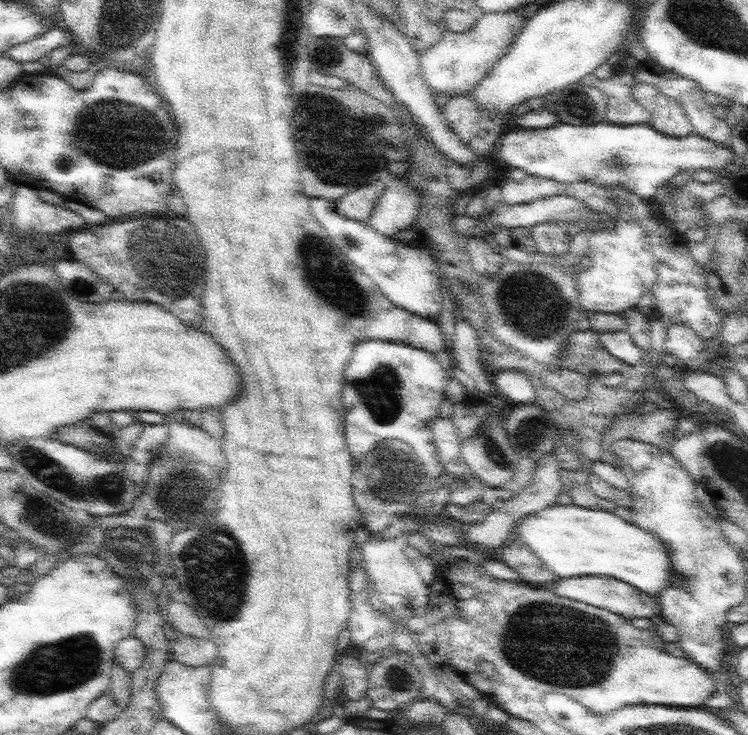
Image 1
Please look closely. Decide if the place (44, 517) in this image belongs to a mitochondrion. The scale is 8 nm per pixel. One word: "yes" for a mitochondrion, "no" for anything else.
yes

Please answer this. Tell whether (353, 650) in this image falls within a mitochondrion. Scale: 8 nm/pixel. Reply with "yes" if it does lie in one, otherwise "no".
no

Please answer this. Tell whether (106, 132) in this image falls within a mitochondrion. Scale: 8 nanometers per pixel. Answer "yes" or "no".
yes

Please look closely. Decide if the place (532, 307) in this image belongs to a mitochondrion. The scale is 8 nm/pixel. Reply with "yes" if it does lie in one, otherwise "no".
yes

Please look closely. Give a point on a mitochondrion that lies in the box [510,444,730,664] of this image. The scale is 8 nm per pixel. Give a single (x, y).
(688, 581)

